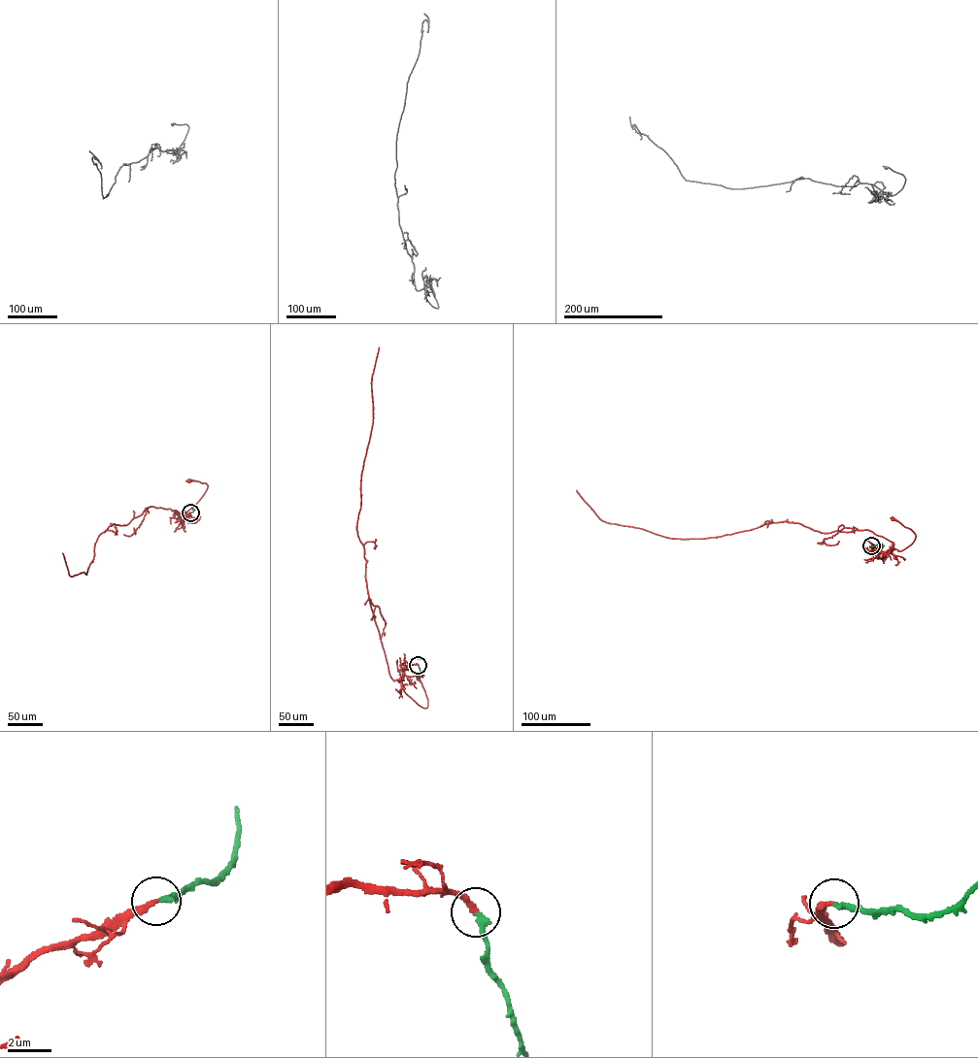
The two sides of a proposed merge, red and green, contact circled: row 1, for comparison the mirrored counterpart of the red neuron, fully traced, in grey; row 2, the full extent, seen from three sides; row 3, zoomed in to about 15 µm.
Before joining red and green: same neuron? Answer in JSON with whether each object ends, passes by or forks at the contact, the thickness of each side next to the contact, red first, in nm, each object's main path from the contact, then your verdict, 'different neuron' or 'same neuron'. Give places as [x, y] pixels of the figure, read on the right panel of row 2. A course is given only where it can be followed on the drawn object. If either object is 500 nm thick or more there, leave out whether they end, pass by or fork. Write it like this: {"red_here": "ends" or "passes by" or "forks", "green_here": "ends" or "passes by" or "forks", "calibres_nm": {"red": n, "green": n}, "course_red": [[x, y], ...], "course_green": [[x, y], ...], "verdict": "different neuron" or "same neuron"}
{"red_here": "ends", "green_here": "ends", "calibres_nm": {"red": 240, "green": 260}, "course_red": [[871, 545], [872, 552], [880, 553], [890, 549], [902, 550], [912, 544], [915, 533], [893, 518]], "course_green": [[871, 545], [884, 545]], "verdict": "same neuron"}

